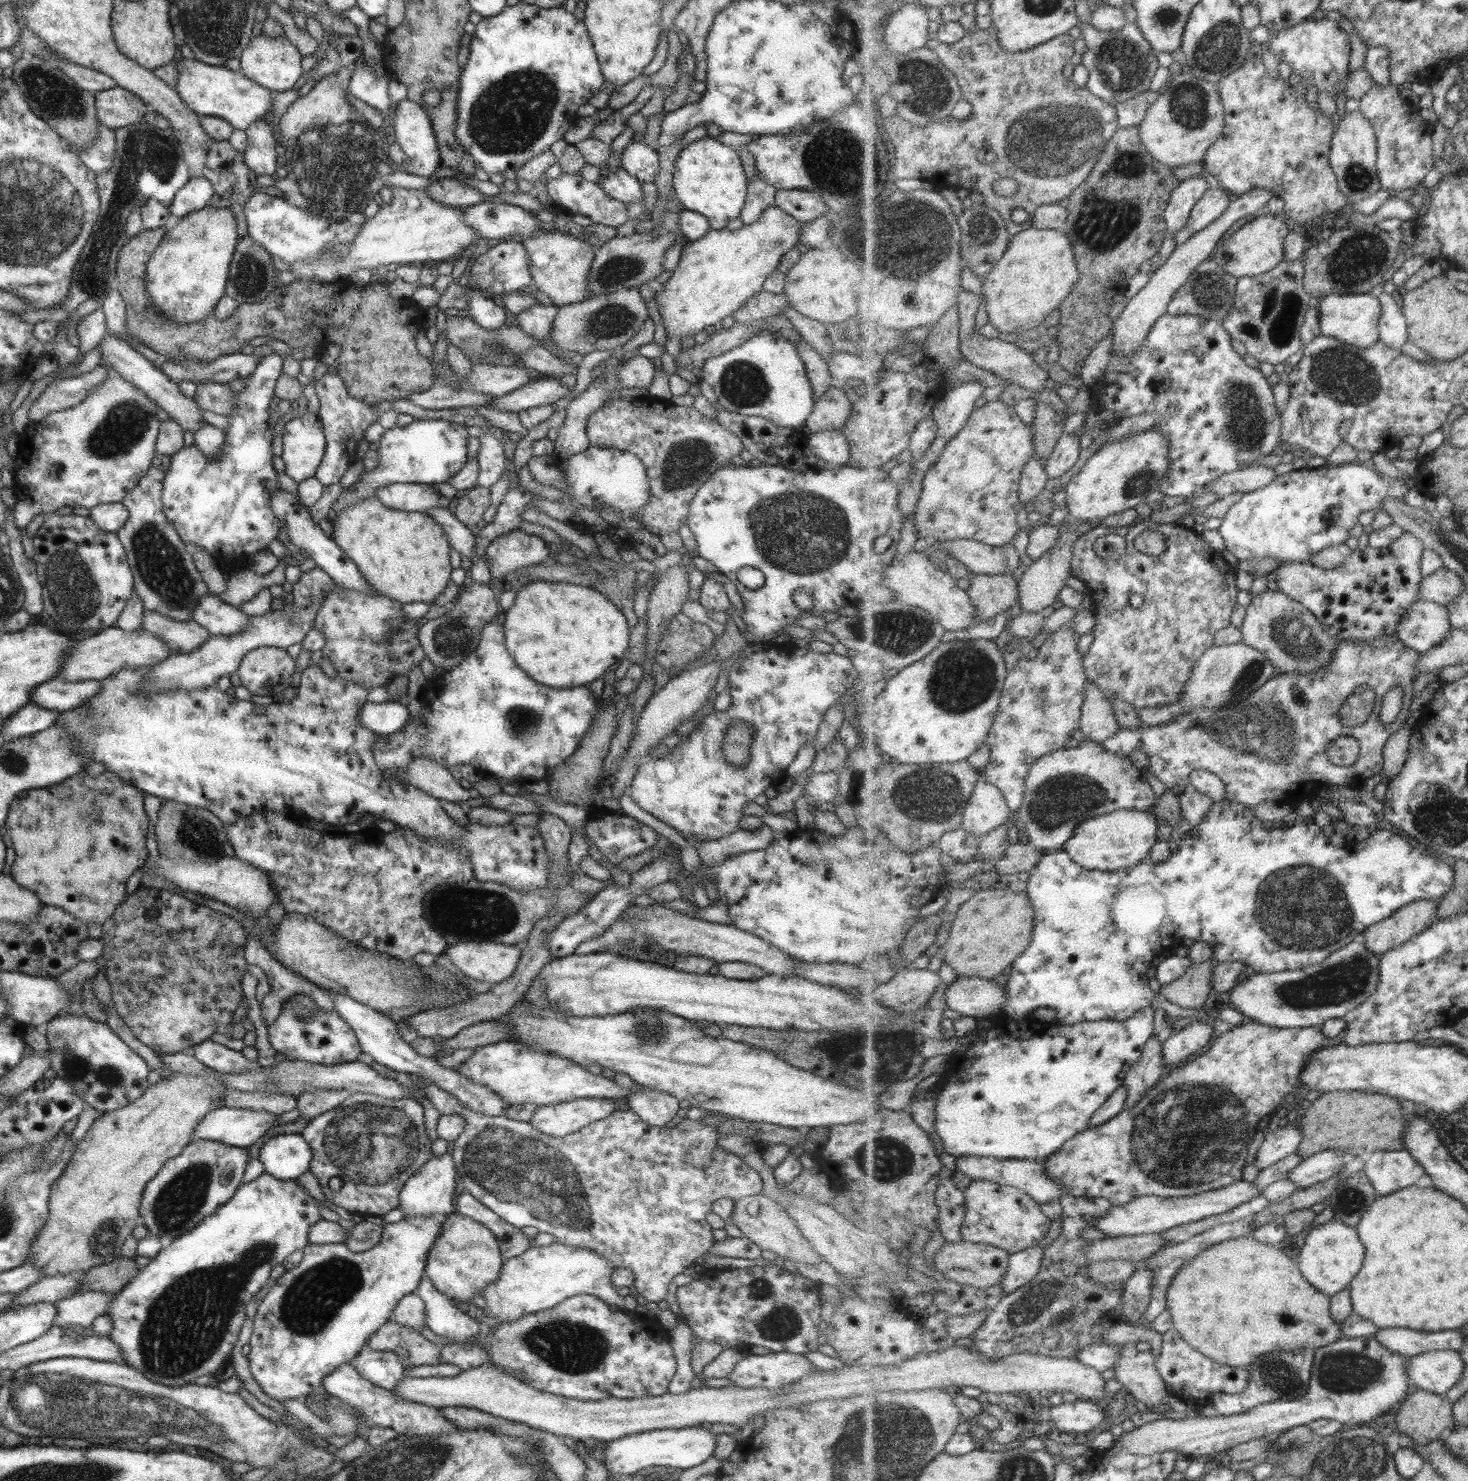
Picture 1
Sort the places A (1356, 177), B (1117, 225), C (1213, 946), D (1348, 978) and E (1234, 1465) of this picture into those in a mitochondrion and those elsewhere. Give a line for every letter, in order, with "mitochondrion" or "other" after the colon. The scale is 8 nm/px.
A: mitochondrion
B: mitochondrion
C: other
D: mitochondrion
E: other

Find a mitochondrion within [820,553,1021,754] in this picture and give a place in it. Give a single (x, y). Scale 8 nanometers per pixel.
(962, 678)

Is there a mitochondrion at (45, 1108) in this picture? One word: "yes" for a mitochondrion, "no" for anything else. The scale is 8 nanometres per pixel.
no

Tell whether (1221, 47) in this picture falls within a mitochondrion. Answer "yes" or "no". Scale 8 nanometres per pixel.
yes

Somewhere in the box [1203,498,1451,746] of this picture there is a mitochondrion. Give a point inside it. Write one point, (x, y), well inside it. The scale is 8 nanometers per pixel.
(1290, 635)

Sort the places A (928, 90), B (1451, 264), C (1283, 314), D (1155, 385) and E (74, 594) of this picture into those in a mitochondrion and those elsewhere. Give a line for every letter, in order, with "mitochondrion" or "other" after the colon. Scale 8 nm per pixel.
A: mitochondrion
B: other
C: mitochondrion
D: other
E: mitochondrion

